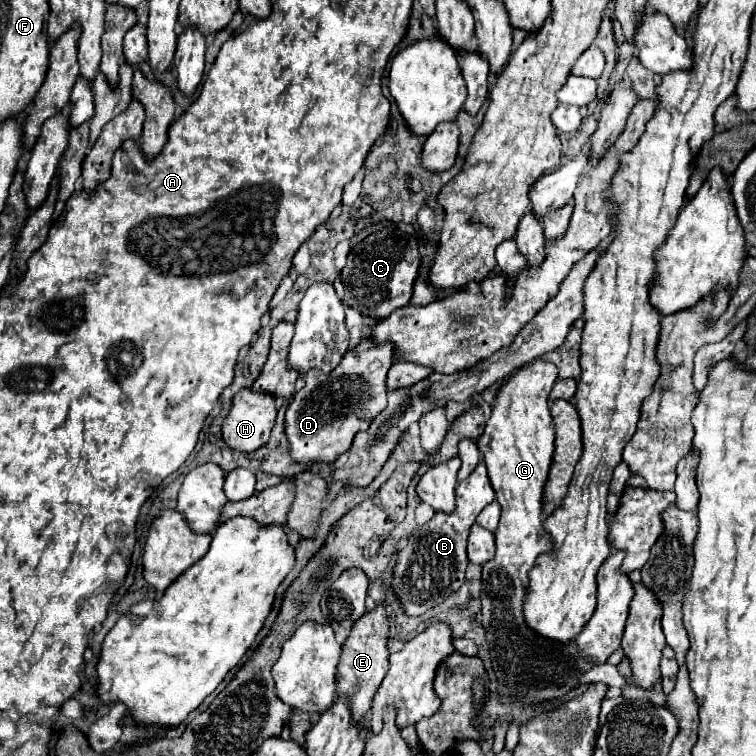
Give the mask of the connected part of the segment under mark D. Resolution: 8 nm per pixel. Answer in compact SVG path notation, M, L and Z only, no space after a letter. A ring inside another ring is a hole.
M365 338L353 350L349 350L347 356L343 356L341 364L333 372L307 372L305 386L293 396L285 414L285 432L291 444L291 456L299 464L335 462L339 454L345 454L351 448L355 434L369 428L371 420L387 406L387 388L395 390L413 386L431 372L431 368L403 364L403 360L397 360L393 366L391 364L391 344L371 344L371 338Z

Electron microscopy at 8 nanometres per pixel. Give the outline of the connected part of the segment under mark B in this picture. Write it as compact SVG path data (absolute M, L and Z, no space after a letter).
M479 462L479 466L473 470L473 474L467 480L459 482L455 492L457 492L455 510L449 514L435 512L435 516L427 524L411 532L411 536L403 542L403 546L397 552L391 588L405 616L425 614L427 610L445 602L465 582L465 568L469 562L465 548L467 548L469 528L475 524L475 518L479 516L481 508L495 500L495 492L483 462Z

